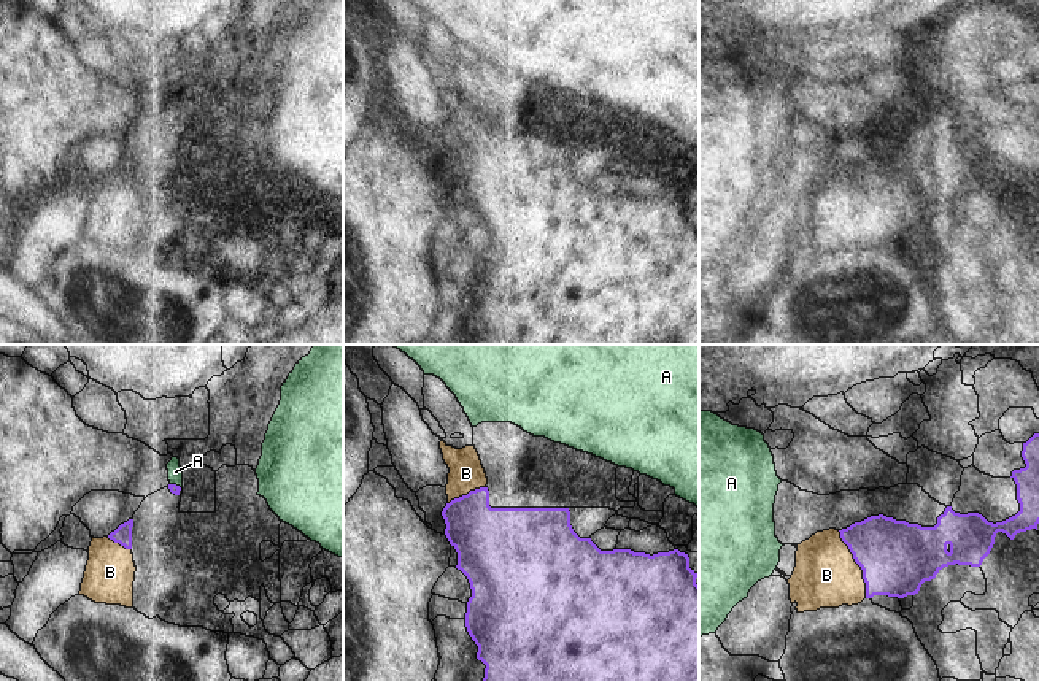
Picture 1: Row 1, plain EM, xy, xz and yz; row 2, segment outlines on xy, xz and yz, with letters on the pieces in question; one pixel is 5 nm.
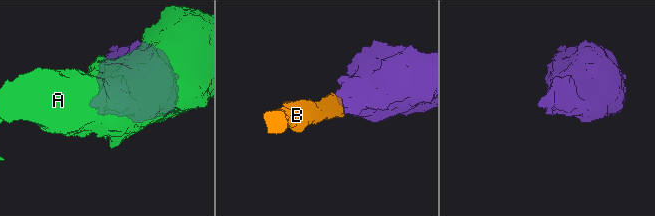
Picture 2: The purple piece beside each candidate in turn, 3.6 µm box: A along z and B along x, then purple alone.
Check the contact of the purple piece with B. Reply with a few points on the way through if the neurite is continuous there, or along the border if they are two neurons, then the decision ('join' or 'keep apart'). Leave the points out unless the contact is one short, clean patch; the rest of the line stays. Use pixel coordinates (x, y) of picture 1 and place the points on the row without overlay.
across yz (896, 202), (868, 202), (857, 207), (834, 211), (826, 219) | join

